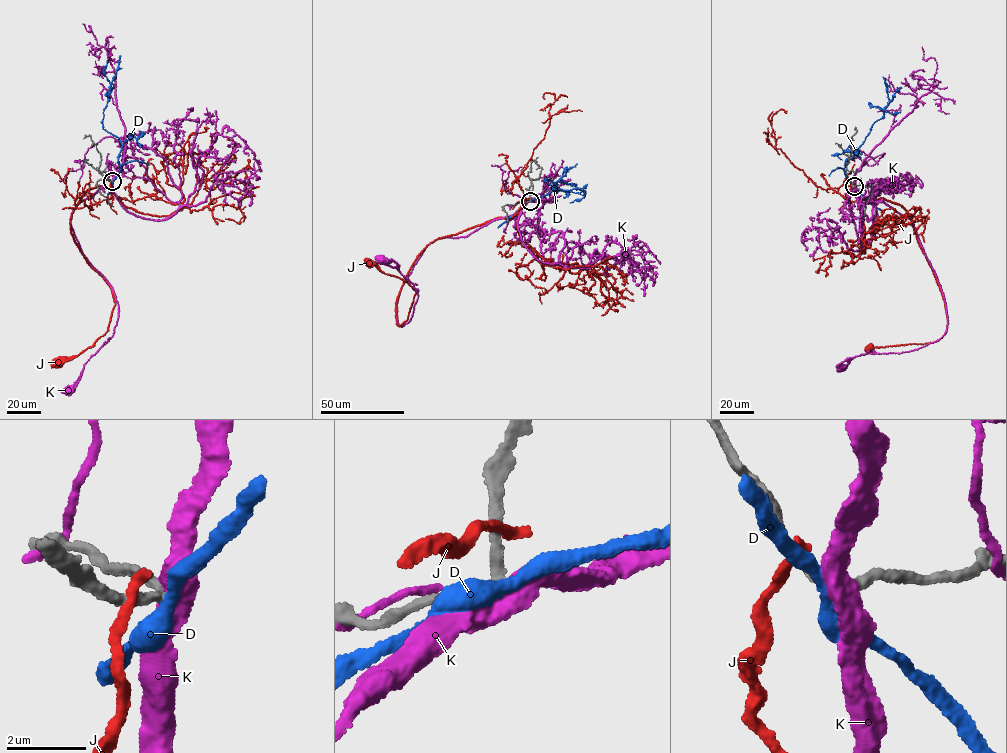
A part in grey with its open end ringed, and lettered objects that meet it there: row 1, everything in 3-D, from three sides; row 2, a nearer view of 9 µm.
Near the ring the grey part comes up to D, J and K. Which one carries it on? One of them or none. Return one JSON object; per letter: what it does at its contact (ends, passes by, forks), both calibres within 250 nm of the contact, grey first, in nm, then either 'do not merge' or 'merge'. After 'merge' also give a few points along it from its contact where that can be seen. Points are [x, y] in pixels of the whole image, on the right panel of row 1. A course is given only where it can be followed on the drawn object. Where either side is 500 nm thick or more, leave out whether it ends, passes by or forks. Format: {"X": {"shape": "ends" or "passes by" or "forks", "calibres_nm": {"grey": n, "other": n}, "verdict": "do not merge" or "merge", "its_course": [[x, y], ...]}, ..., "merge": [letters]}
{"D": {"shape": "passes by", "calibres_nm": {"grey": 240, "other": 400}, "verdict": "do not merge"}, "J": {"shape": "ends", "calibres_nm": {"grey": 280, "other": 360}, "verdict": "do not merge"}, "K": {"calibres_nm": {"grey": 240, "other": 500}, "verdict": "do not merge"}, "merge": []}

